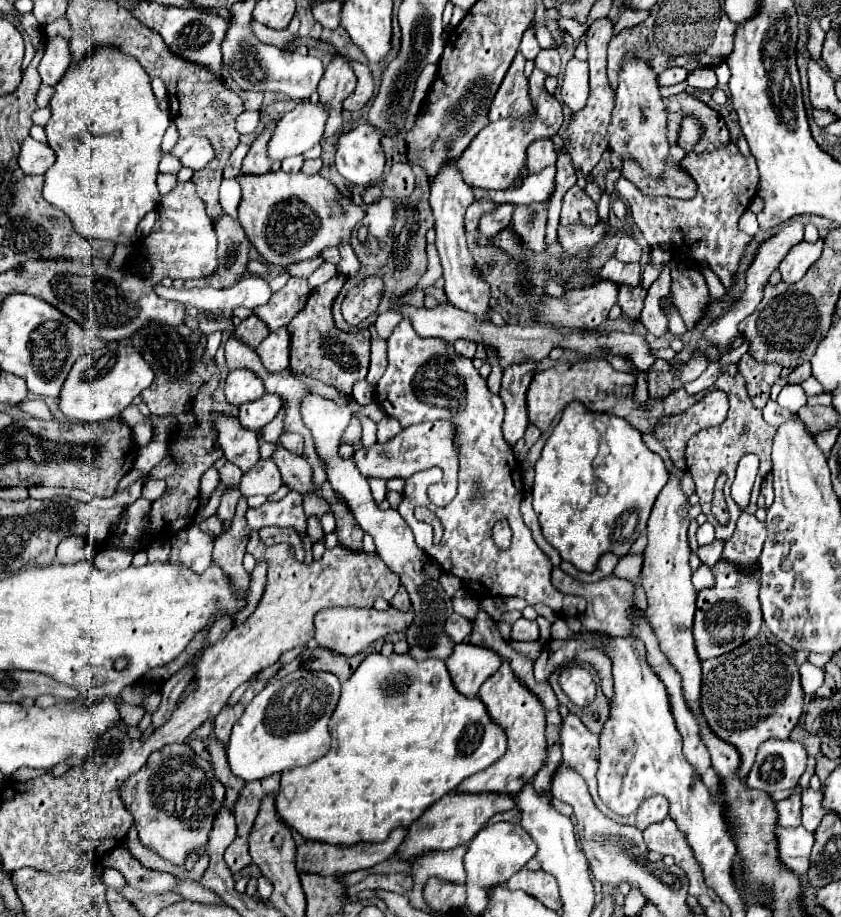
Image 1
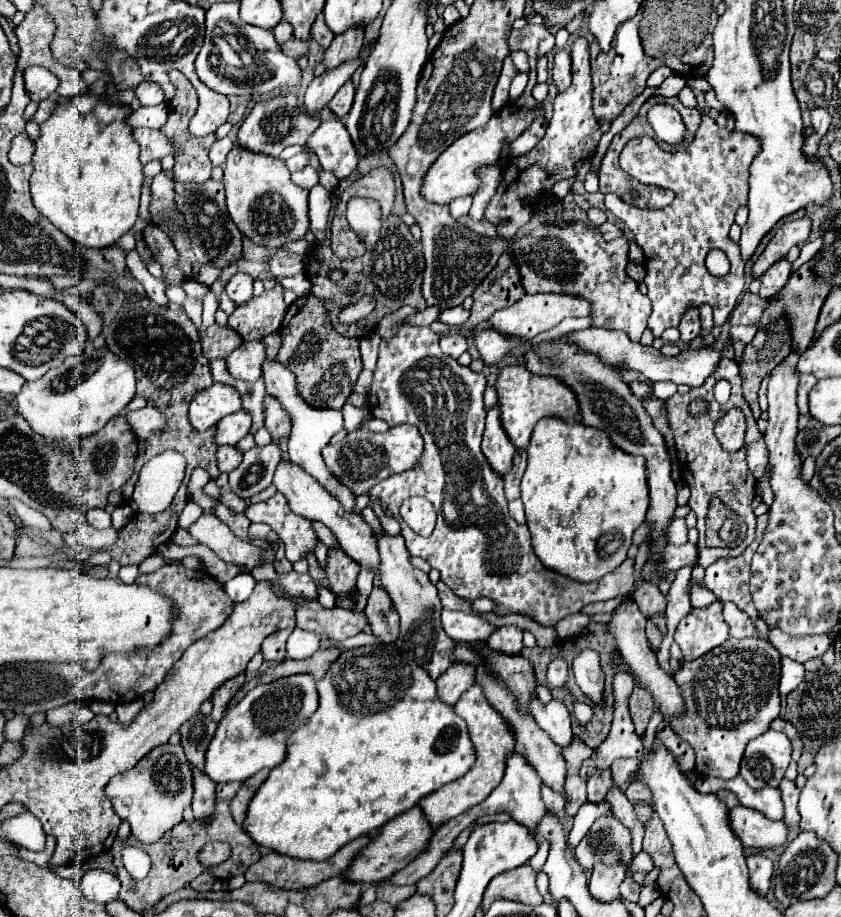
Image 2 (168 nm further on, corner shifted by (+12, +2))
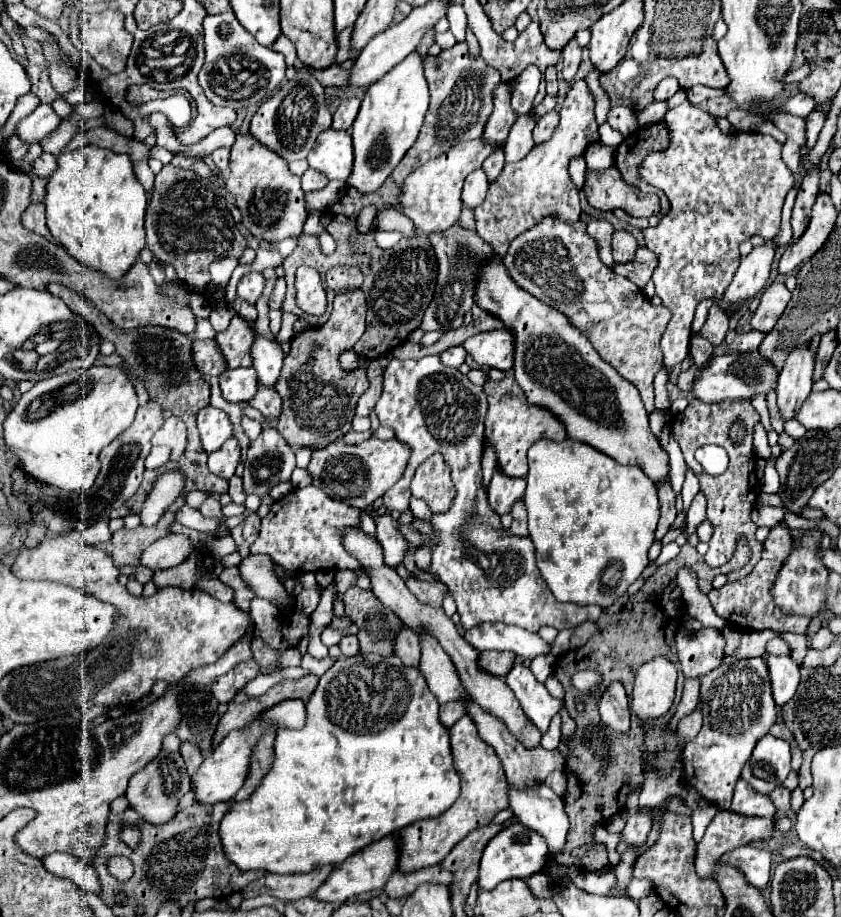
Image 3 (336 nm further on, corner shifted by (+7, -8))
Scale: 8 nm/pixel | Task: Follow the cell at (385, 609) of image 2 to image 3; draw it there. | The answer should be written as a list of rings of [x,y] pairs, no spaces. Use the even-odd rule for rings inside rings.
[[[401,624],[401,630],[397,632],[397,638],[393,640],[393,648],[395,648],[395,654],[405,662],[405,666],[417,666],[421,648],[419,648],[417,634],[409,626]]]

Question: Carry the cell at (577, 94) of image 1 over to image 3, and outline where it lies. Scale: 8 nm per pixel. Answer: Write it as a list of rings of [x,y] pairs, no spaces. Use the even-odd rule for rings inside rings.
[[[569,40],[569,44],[563,48],[563,80],[565,82],[573,82],[573,76],[579,68],[581,62],[581,46],[575,40]]]

